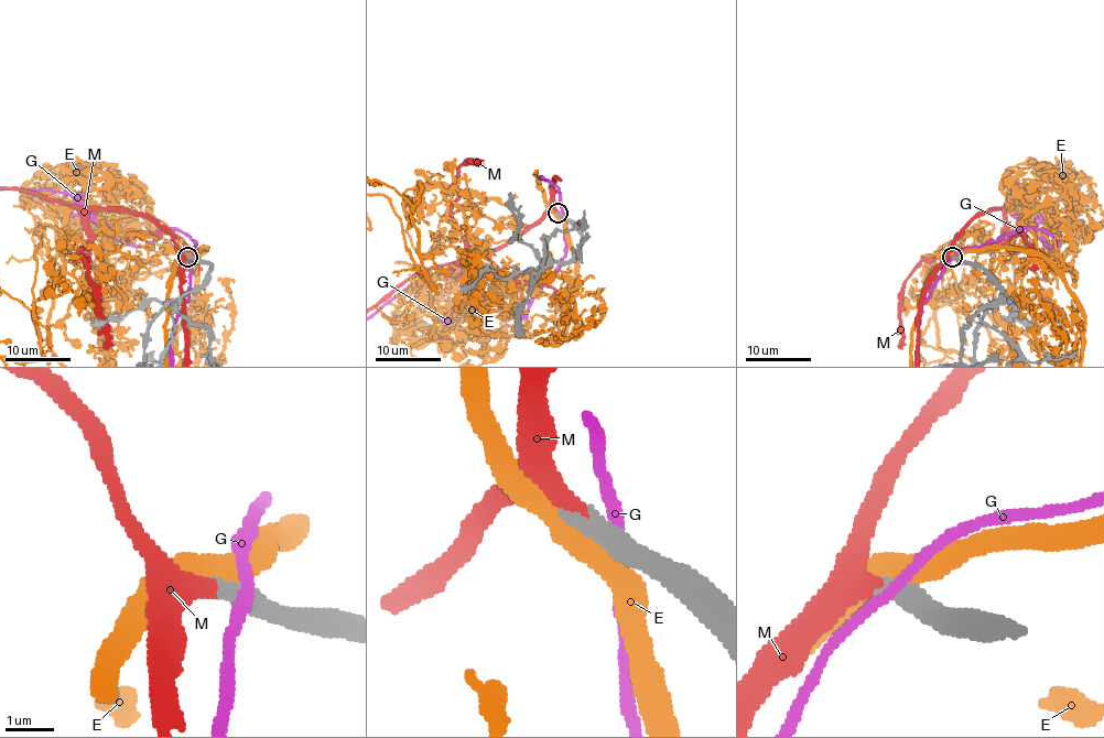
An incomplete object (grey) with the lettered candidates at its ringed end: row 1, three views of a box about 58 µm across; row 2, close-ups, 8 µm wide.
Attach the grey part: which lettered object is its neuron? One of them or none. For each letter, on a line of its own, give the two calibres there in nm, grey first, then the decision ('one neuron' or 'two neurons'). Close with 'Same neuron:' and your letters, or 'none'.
E: 500 nm thick on the grey side, 480 nm on the other; two neurons
G: 550 nm thick on the grey side, 200 nm on the other; two neurons
M: 440 nm thick on the grey side, 440 nm on the other; one neuron
Same neuron: M

